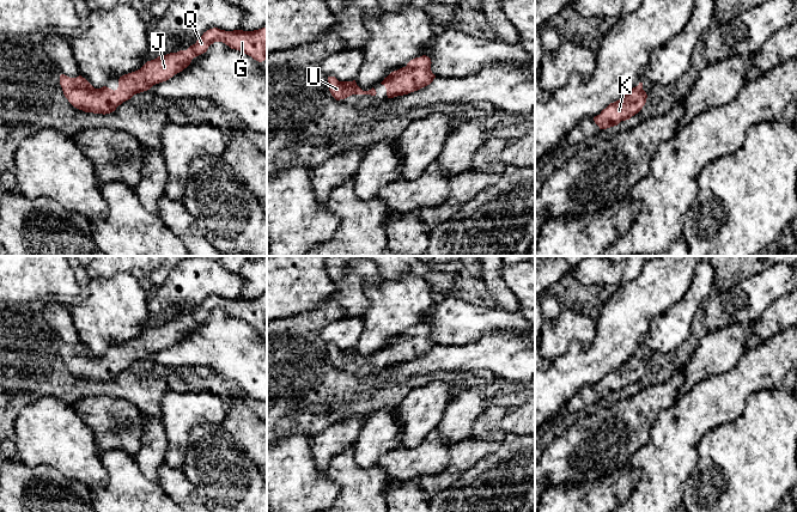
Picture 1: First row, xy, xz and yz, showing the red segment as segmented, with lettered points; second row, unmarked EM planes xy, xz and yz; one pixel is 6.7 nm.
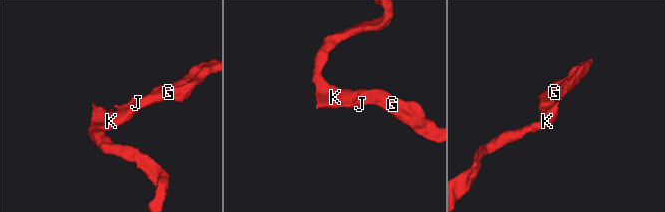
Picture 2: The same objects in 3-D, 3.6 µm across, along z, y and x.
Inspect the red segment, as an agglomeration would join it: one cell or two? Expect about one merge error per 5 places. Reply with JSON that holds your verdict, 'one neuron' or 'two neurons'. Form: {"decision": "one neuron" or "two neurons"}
{"decision": "one neuron"}

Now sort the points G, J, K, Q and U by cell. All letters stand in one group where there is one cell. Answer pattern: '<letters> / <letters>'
G J K Q U

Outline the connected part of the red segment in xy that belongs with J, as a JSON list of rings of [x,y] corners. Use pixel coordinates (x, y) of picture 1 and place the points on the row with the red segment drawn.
[[[267,26],[254,31],[225,31],[213,28],[203,32],[187,50],[160,55],[147,61],[140,69],[120,77],[118,87],[115,91],[107,86],[95,89],[81,75],[69,78],[61,74],[60,85],[65,97],[74,108],[85,112],[110,114],[134,95],[147,91],[153,85],[166,81],[182,72],[194,57],[206,53],[214,42],[223,42],[258,62],[267,59]]]

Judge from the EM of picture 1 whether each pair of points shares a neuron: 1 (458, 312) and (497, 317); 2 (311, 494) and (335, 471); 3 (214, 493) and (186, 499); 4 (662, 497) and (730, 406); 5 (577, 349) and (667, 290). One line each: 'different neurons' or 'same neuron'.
1: same neuron
2: different neurons
3: different neurons
4: same neuron
5: same neuron

